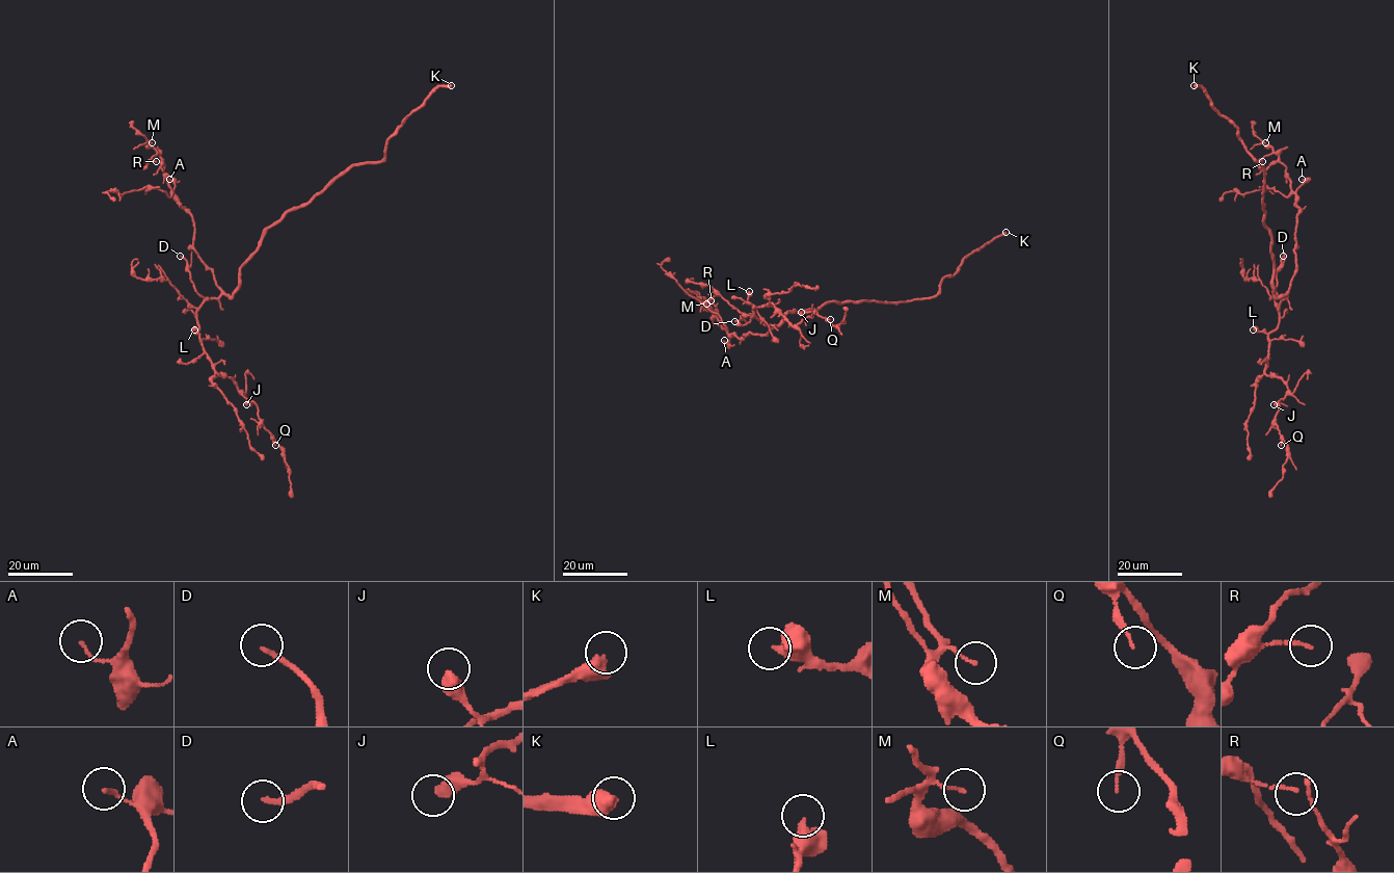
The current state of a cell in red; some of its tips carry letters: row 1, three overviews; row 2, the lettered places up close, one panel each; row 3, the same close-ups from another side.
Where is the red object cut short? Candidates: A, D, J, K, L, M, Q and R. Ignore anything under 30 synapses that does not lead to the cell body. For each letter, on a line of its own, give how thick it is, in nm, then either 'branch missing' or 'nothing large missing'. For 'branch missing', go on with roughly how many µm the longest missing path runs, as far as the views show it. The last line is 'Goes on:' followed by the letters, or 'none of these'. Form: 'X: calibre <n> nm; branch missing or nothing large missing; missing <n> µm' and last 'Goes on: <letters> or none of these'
A: calibre 120 nm; nothing large missing
D: calibre 200 nm; branch missing; missing 40 µm
J: calibre 480 nm; nothing large missing
K: calibre 550 nm; branch missing; missing 180 µm
L: calibre 500 nm; nothing large missing
M: calibre 120 nm; nothing large missing
Q: calibre 140 nm; nothing large missing
R: calibre 120 nm; nothing large missing
Goes on: D, K

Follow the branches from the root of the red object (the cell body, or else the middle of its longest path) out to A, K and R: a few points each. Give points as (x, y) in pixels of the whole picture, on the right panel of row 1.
A: (1272, 274), (1272, 292), (1281, 297), (1295, 269), (1294, 231), (1299, 210), (1295, 192), (1302, 179)
K: (1272, 274), (1271, 233), (1263, 225), (1263, 166), (1247, 150), (1238, 129), (1215, 109), (1200, 86), (1194, 85)
R: (1272, 274), (1272, 292), (1281, 297), (1295, 269), (1299, 208), (1279, 157), (1265, 155), (1262, 161)

